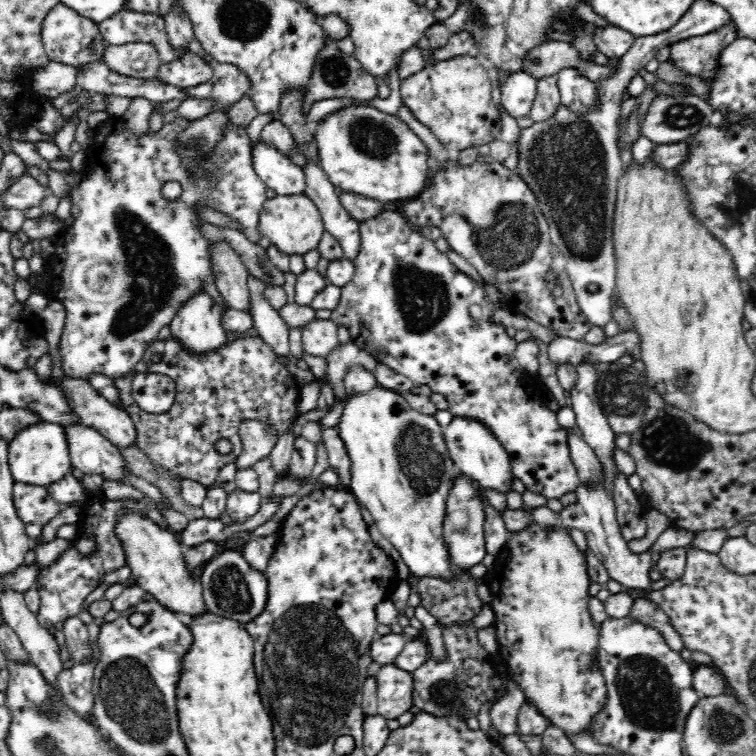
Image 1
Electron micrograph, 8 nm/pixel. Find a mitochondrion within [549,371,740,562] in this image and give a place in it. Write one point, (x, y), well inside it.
(667, 441)

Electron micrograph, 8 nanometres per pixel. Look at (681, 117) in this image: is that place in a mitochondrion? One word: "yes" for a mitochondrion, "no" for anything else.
yes

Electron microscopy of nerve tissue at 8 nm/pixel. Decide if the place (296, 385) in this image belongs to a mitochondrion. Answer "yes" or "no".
no

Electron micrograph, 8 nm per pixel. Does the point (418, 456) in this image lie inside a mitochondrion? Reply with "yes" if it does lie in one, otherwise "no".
yes

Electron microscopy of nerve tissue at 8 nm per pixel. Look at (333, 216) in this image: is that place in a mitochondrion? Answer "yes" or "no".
no

